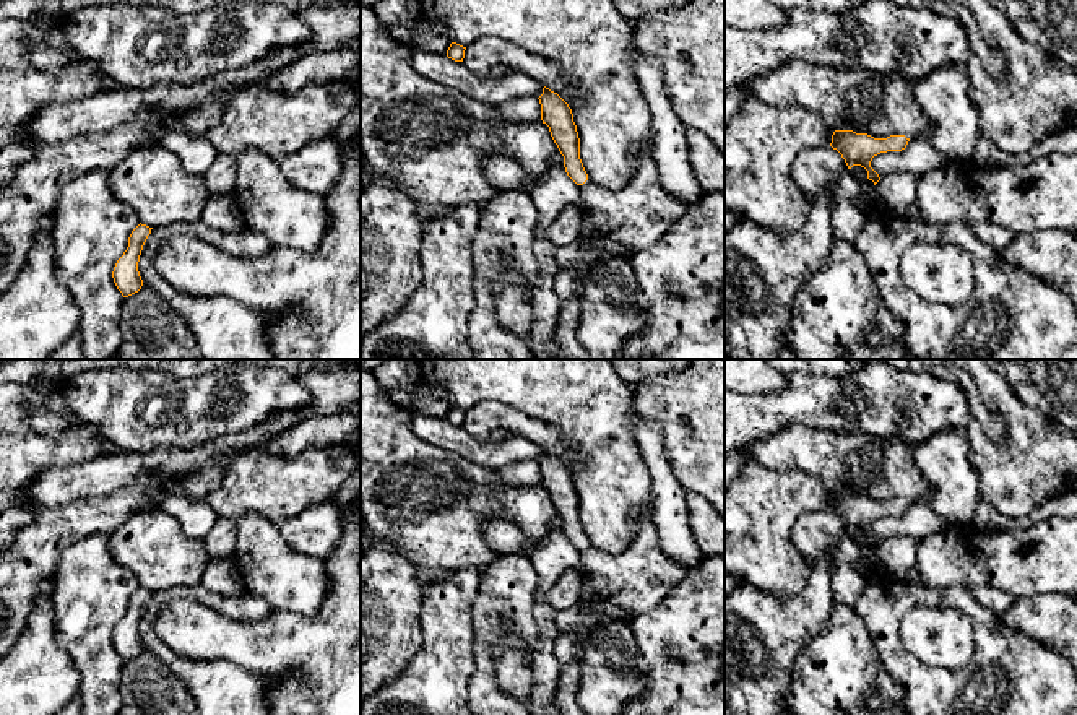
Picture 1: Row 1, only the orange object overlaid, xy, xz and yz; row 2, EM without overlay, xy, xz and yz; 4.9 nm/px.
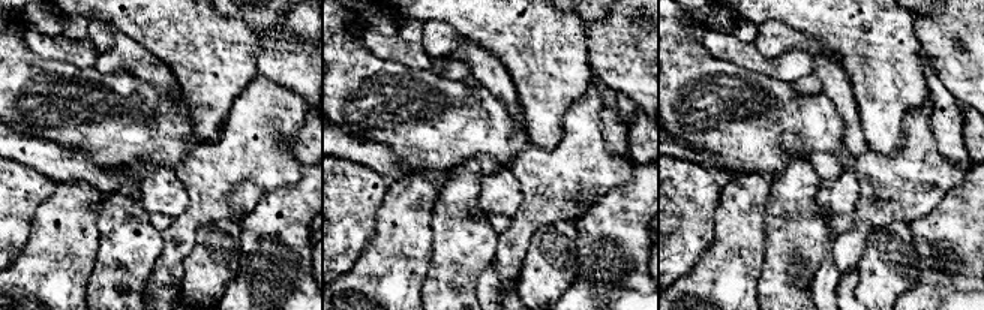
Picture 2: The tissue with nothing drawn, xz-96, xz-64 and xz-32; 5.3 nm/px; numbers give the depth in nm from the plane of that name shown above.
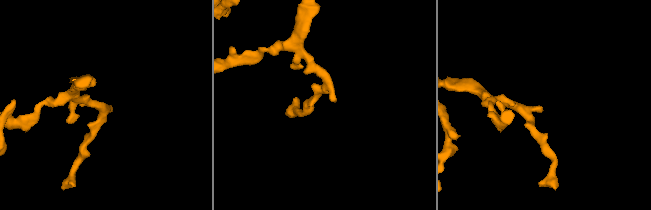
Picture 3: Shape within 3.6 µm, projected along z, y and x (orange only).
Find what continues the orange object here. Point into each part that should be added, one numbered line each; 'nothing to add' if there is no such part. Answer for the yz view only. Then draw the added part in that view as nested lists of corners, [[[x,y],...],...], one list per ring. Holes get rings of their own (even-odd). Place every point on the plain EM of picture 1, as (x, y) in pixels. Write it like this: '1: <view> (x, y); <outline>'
nothing to add

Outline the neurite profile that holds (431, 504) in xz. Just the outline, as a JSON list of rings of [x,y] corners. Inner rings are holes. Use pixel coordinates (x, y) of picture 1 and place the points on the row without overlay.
[[[361,369],[361,507],[362,525],[369,536],[391,543],[416,567],[417,582],[426,592],[430,585],[466,569],[484,569],[499,554],[484,538],[489,515],[515,522],[536,543],[543,541],[559,517],[549,491],[543,484],[504,486],[495,468],[478,465],[460,455],[421,440],[413,429],[411,416],[393,406],[374,374]]]

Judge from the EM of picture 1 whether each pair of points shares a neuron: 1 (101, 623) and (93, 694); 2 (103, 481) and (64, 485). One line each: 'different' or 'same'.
1: same
2: same

